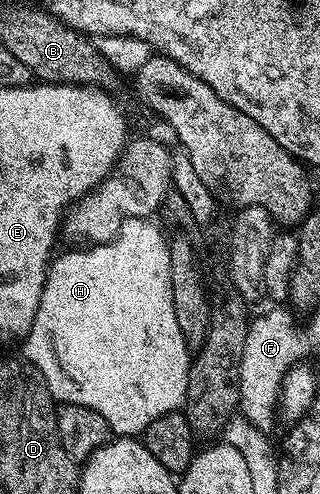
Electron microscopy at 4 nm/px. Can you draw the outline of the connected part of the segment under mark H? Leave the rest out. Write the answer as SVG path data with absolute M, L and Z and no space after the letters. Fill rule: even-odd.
M127 217L122 223L120 234L113 241L104 245L76 247L73 253L64 253L55 258L48 266L48 278L42 291L42 299L38 311L34 315L34 327L30 327L28 338L22 343L23 356L42 375L47 377L49 386L54 387L57 402L66 405L90 407L90 411L98 411L102 419L106 419L109 430L116 435L143 434L154 419L162 419L162 415L175 413L188 400L188 376L192 366L193 354L190 352L186 339L178 327L178 319L174 316L174 295L170 295L170 251L169 238L155 225L155 220L146 217Z

